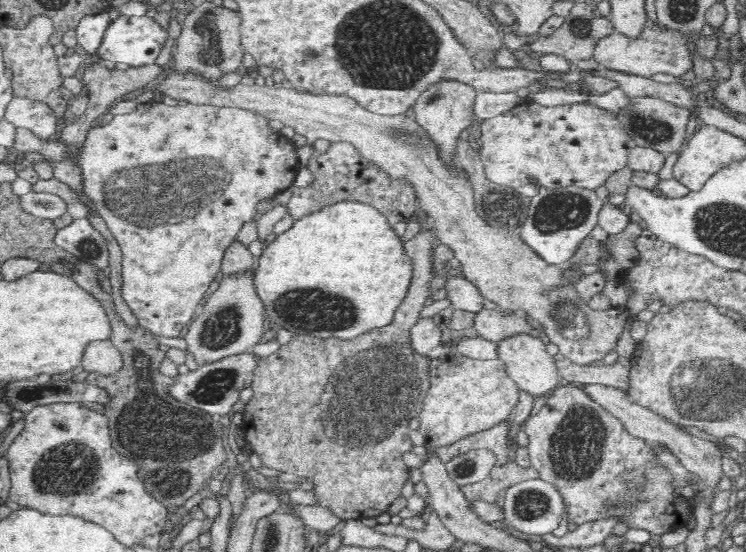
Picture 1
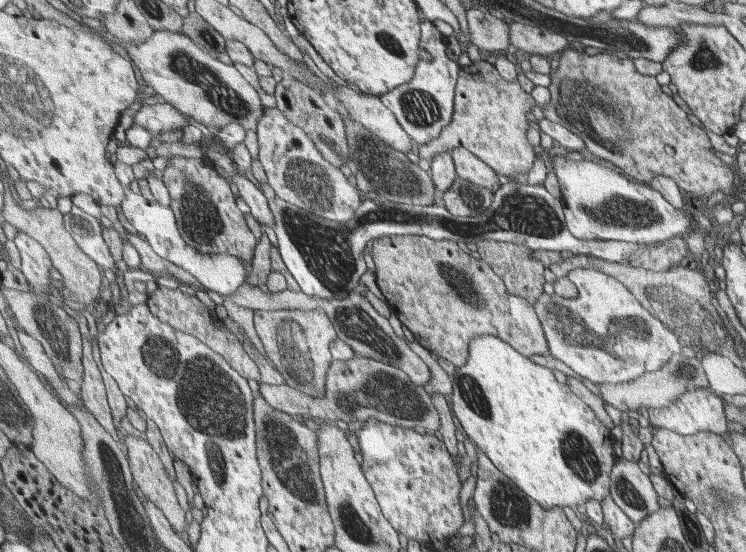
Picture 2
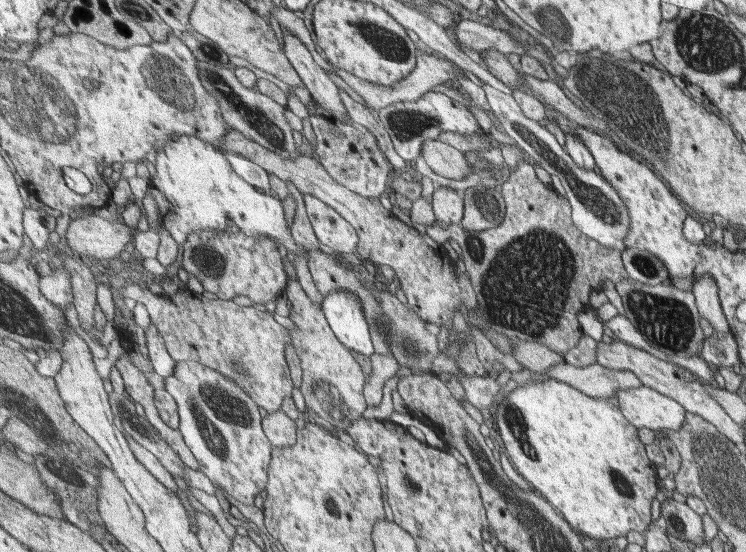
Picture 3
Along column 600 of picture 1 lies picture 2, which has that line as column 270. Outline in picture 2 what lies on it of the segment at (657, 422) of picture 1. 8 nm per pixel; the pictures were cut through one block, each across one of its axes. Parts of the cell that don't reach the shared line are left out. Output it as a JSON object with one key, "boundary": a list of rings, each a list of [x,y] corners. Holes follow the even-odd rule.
{"boundary":[[[356,355],[351,360],[333,360],[328,376],[326,396],[315,397],[289,384],[273,385],[259,384],[259,391],[265,400],[275,408],[288,412],[296,417],[310,414],[318,420],[344,420],[349,424],[353,420],[367,420],[367,418],[389,418],[389,424],[415,428],[421,424],[427,430],[441,428],[441,414],[433,406],[431,394],[417,386],[412,378],[401,368],[379,362],[378,360]],[[375,404],[381,410],[367,410]]]}

